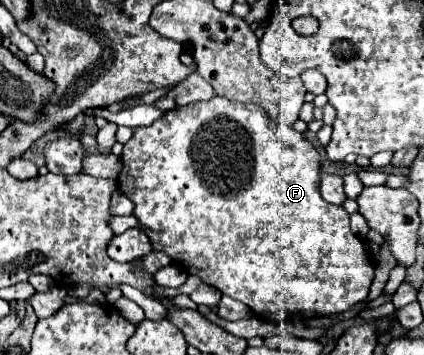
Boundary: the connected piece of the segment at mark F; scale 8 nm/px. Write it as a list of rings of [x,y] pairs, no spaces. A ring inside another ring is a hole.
[[[215,96],[205,102],[195,102],[189,106],[181,106],[171,110],[161,120],[155,120],[147,128],[135,128],[131,140],[123,146],[121,156],[123,170],[117,178],[119,190],[135,204],[133,216],[139,222],[139,230],[145,232],[151,240],[153,250],[159,250],[171,258],[173,264],[183,266],[189,274],[199,276],[205,284],[217,288],[221,294],[231,296],[253,310],[253,314],[271,318],[271,320],[307,320],[307,316],[329,316],[341,314],[363,302],[369,294],[371,282],[375,278],[375,268],[367,258],[365,242],[357,238],[349,228],[349,214],[343,206],[333,206],[321,198],[319,182],[321,182],[321,158],[311,142],[303,138],[303,134],[295,132],[291,126],[275,126],[261,108],[253,108],[253,104],[233,104],[223,96]]]

